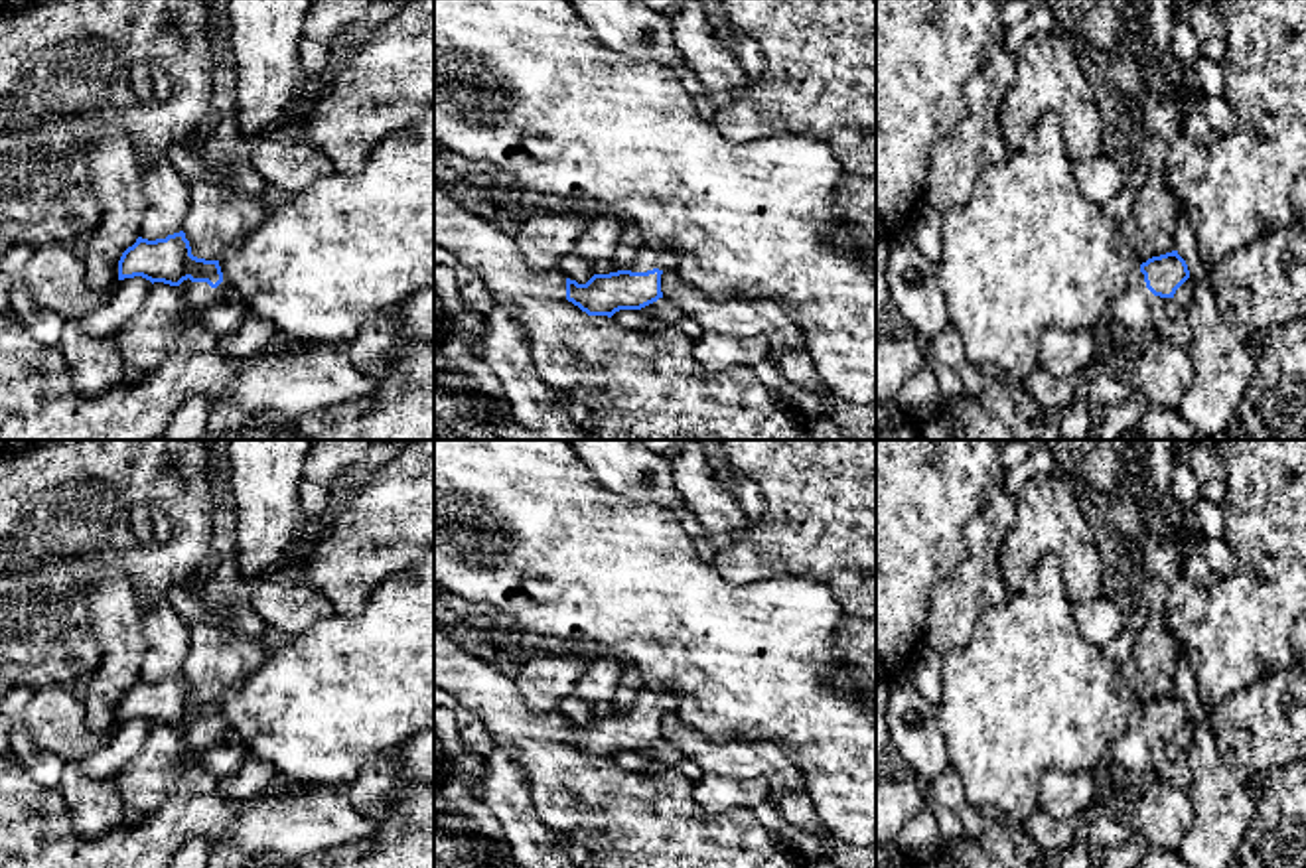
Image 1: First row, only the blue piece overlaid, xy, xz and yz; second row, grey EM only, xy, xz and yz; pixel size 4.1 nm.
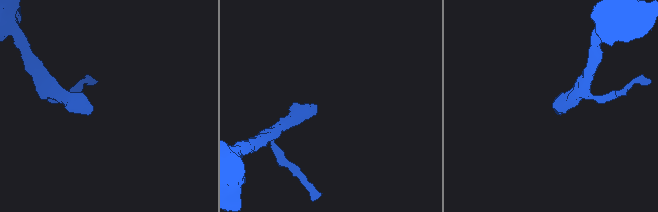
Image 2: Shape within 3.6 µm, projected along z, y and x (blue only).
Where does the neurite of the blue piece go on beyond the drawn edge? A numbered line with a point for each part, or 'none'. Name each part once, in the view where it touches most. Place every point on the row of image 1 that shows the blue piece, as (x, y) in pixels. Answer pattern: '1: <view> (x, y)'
1: xy (221, 310)

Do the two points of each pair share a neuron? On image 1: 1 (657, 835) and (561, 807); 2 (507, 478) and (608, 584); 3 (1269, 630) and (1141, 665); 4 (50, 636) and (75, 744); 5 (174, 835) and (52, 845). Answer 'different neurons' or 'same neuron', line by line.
1: same neuron
2: same neuron
3: different neurons
4: different neurons
5: same neuron

